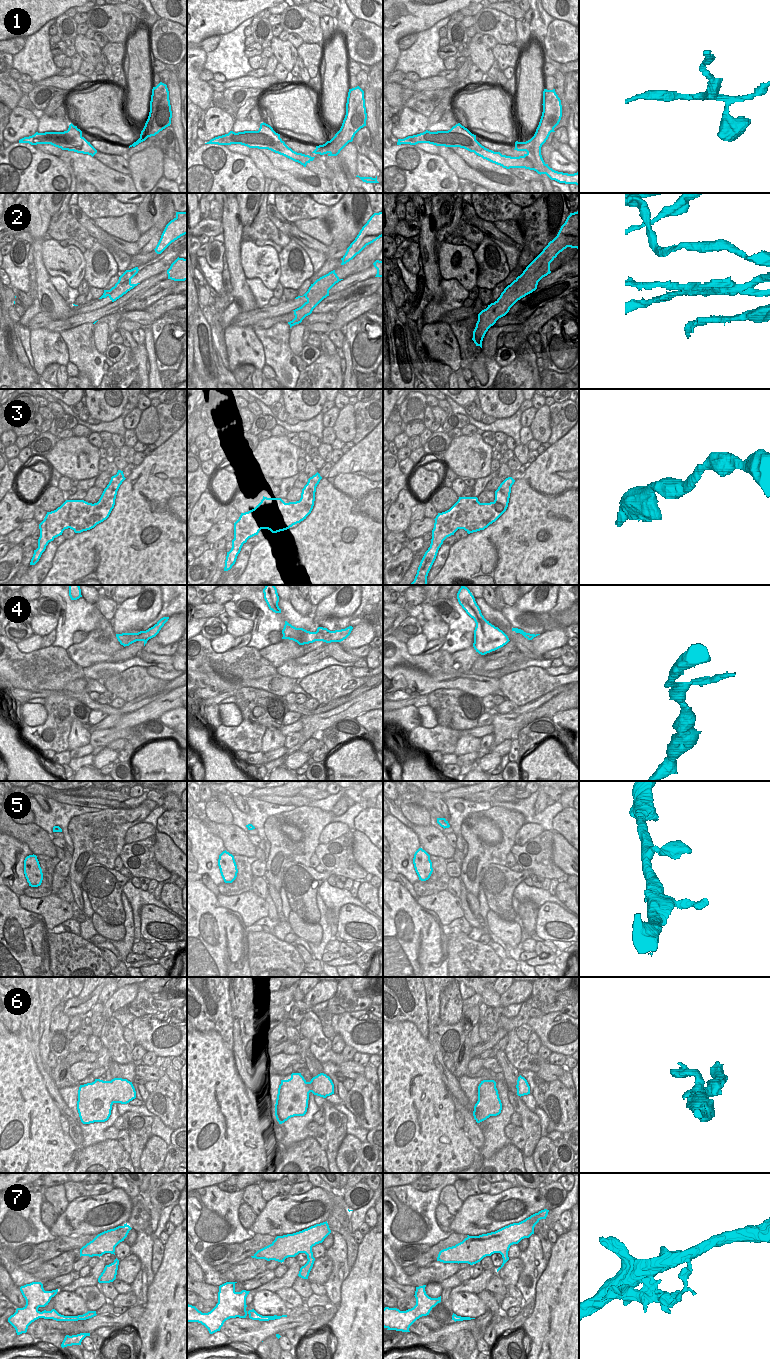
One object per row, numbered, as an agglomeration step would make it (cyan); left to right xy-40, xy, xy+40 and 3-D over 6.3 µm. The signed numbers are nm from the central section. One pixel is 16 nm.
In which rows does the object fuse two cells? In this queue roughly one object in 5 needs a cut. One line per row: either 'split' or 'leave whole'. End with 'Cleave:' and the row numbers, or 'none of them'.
1: split
2: split
3: leave whole
4: leave whole
5: leave whole
6: leave whole
7: leave whole
Cleave: 1, 2

